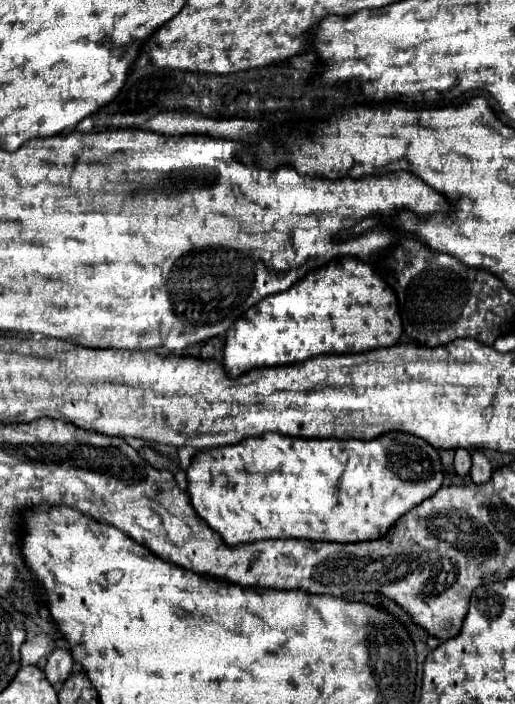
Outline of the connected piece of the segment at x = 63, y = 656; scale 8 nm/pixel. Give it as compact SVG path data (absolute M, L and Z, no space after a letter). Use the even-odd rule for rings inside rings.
M56 648L56 650L48 656L44 674L46 674L48 682L50 682L54 688L60 688L60 686L66 682L66 678L70 676L72 666L74 666L74 660L72 660L70 650L66 650L66 648Z

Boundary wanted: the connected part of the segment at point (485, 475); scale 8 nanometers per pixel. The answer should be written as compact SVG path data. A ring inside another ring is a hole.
M482 452L472 454L472 470L470 470L470 480L474 484L484 484L492 478L492 466L488 458Z

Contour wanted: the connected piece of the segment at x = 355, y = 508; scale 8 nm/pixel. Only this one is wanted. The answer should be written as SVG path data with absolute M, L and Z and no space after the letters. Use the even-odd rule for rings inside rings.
M267 432L254 438L248 438L246 442L238 442L234 446L224 448L210 448L204 452L198 452L194 456L194 464L186 470L188 474L188 496L190 504L194 506L196 514L216 532L222 534L222 540L228 546L236 546L242 542L256 542L256 540L276 540L276 538L304 538L304 540L332 540L332 542L364 542L364 540L376 540L396 524L400 516L404 516L408 510L418 506L422 500L430 498L438 492L442 486L442 464L438 450L432 448L426 440L412 436L412 434L384 434L376 440L312 440L312 438L294 438L284 436L277 432Z

